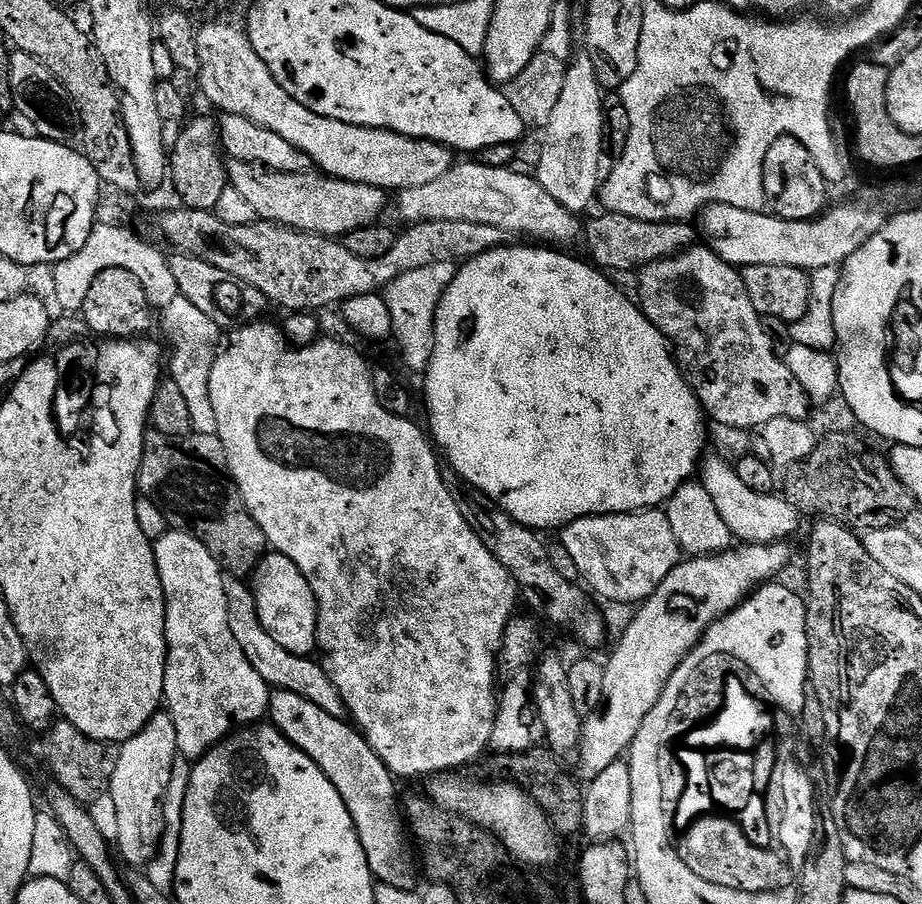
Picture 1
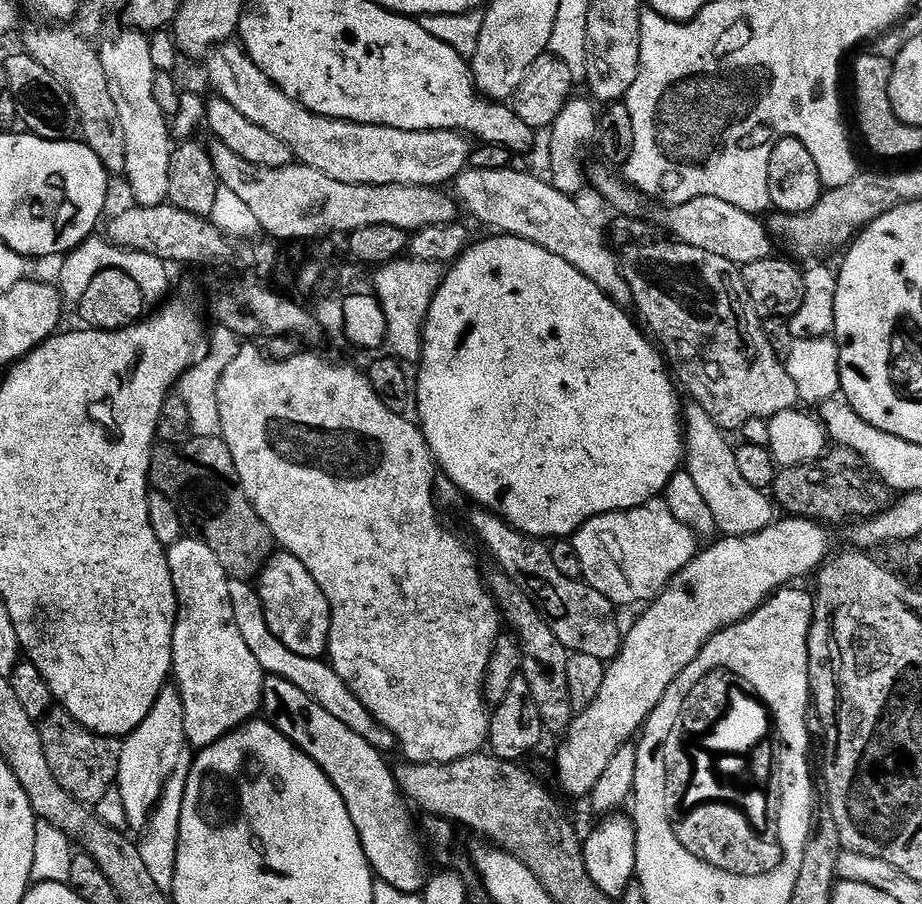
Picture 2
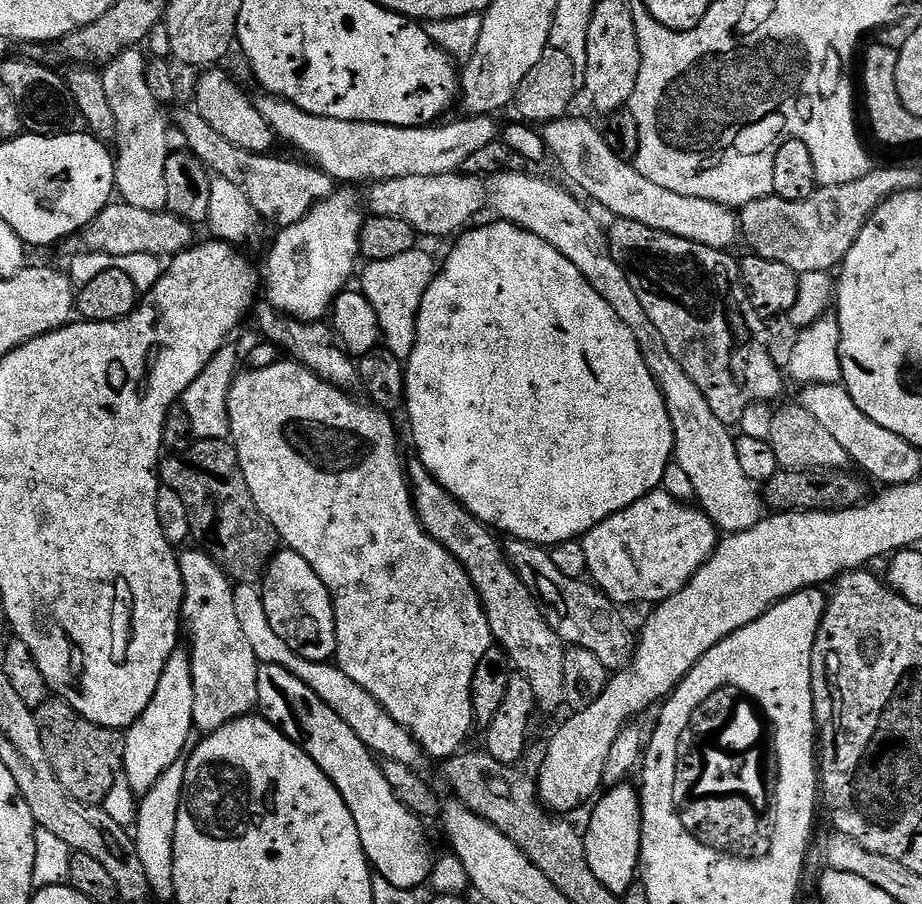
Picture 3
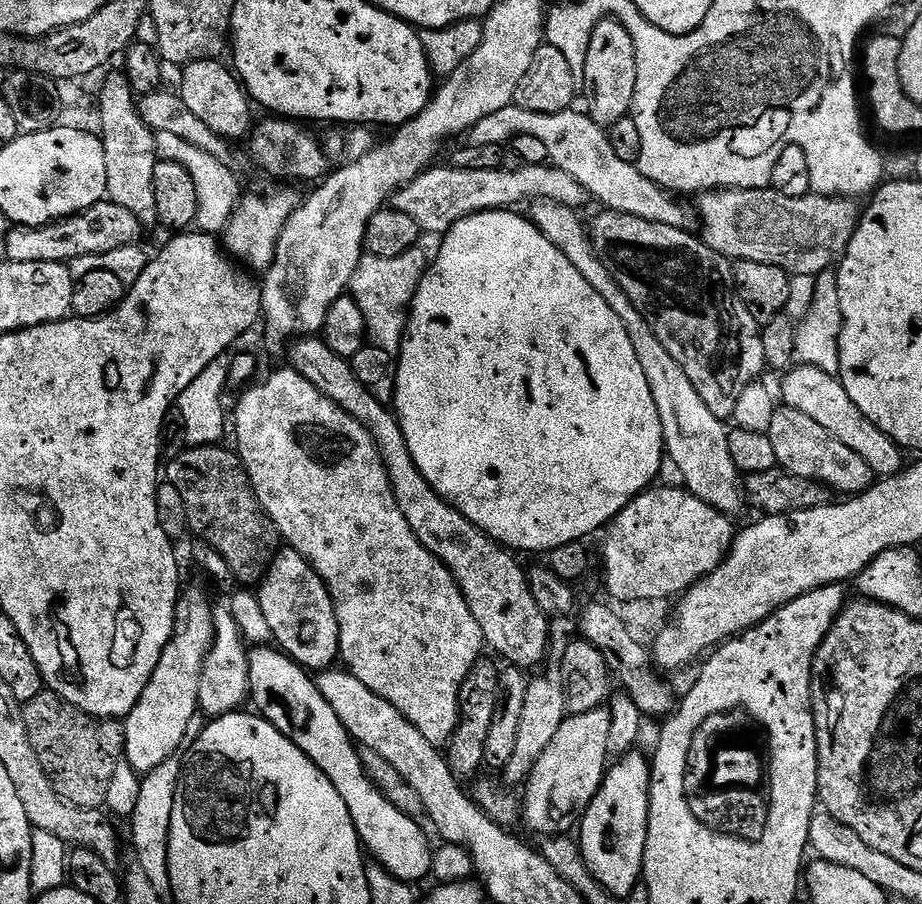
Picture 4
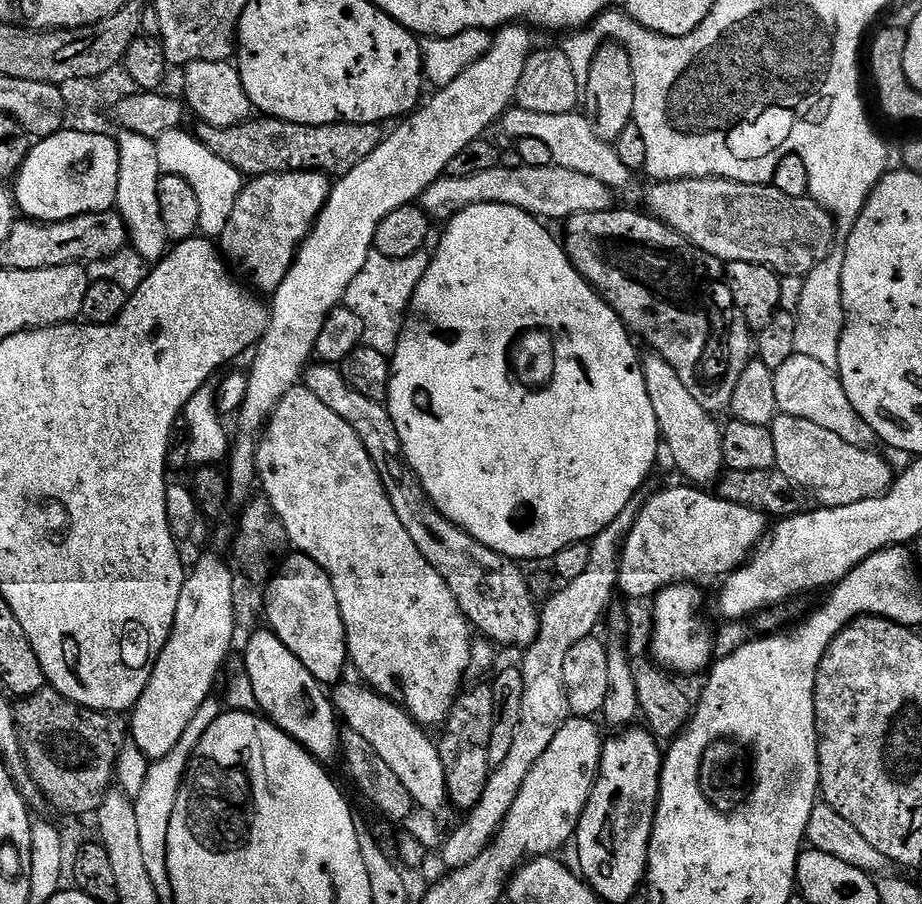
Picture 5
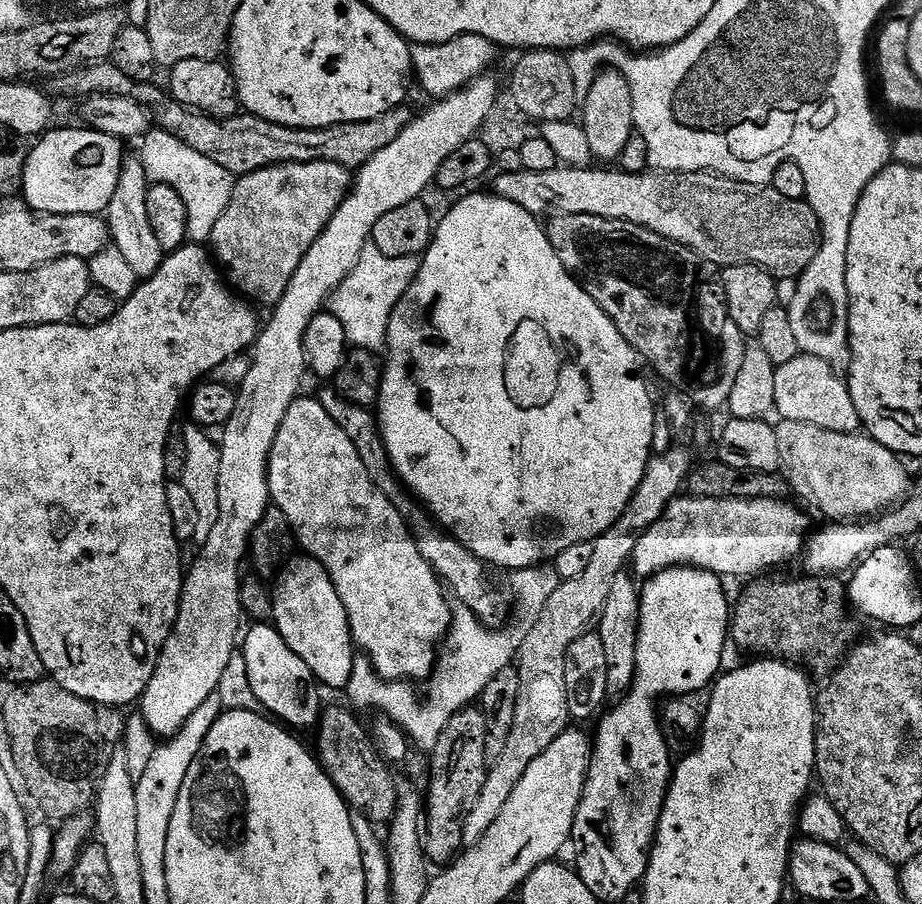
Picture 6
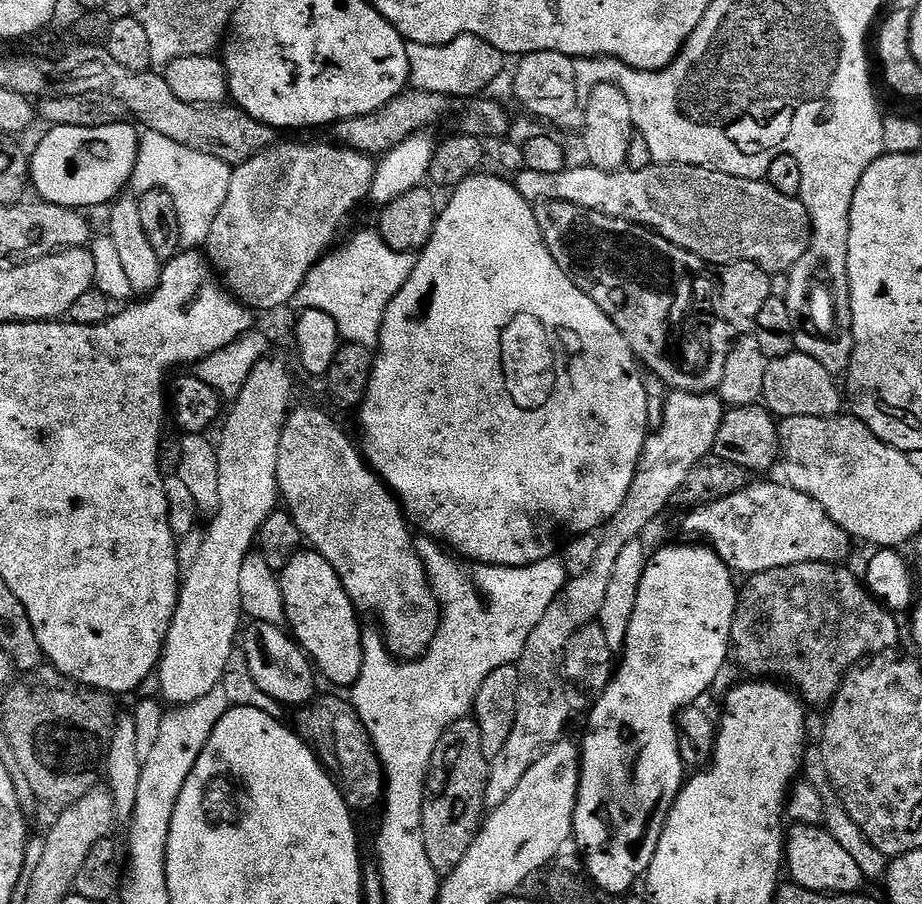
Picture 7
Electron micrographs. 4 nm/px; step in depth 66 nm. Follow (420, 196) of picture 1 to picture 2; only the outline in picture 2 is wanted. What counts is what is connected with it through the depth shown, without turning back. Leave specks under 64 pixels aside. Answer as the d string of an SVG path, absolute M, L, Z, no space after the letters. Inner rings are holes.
M469 167L454 181L455 199L476 220L489 224L500 234L517 236L534 242L550 254L558 254L574 270L585 274L620 308L633 305L633 290L620 269L619 257L606 244L601 230L576 205L571 196L562 194L547 179L539 180L532 172L516 174L506 167L502 170L478 170Z

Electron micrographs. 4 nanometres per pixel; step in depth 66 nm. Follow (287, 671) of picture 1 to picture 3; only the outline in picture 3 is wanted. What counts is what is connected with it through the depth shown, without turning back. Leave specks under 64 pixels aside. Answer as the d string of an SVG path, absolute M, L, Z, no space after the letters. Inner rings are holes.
M256 584L235 585L234 610L238 613L242 634L246 634L246 642L250 642L250 650L254 650L256 659L261 664L282 666L290 670L290 674L297 676L306 686L310 686L310 690L314 690L314 694L318 694L318 698L322 698L322 702L326 702L326 706L330 706L330 710L334 710L334 714L338 714L338 718L342 718L342 722L346 722L346 726L350 726L350 730L354 730L360 741L381 761L402 762L407 768L421 767L420 760L423 761L425 755L419 742L406 729L398 726L390 718L390 714L386 714L384 707L374 698L370 698L366 690L362 690L362 686L350 682L350 678L346 678L346 674L335 663L319 664L296 656L294 650L290 650L290 646L286 646L286 642L282 642L282 638L274 634L270 618L266 618L261 589Z

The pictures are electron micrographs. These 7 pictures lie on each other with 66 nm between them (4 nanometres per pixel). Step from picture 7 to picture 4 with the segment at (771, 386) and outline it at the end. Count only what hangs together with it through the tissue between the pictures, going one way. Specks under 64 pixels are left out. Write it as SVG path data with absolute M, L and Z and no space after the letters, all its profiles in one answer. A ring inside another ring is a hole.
M807 366L793 367L785 376L788 377L784 385L778 389L779 395L784 395L783 403L798 410L798 414L806 414L806 418L814 418L814 422L818 422L818 426L822 426L822 430L826 430L835 440L842 442L842 446L850 446L850 450L854 450L854 454L858 454L858 458L862 458L877 477L895 476L905 467L905 453L900 445L860 413L836 376Z

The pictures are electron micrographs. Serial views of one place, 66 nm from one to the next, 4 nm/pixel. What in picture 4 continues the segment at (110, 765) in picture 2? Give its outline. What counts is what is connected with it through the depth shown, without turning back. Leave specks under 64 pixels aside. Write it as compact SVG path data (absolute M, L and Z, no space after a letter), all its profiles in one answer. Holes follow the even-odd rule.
M47 690L23 705L23 710L30 746L34 746L34 754L38 754L38 762L56 792L79 808L99 809L108 799L114 770L125 759L123 723L87 716L56 692Z

